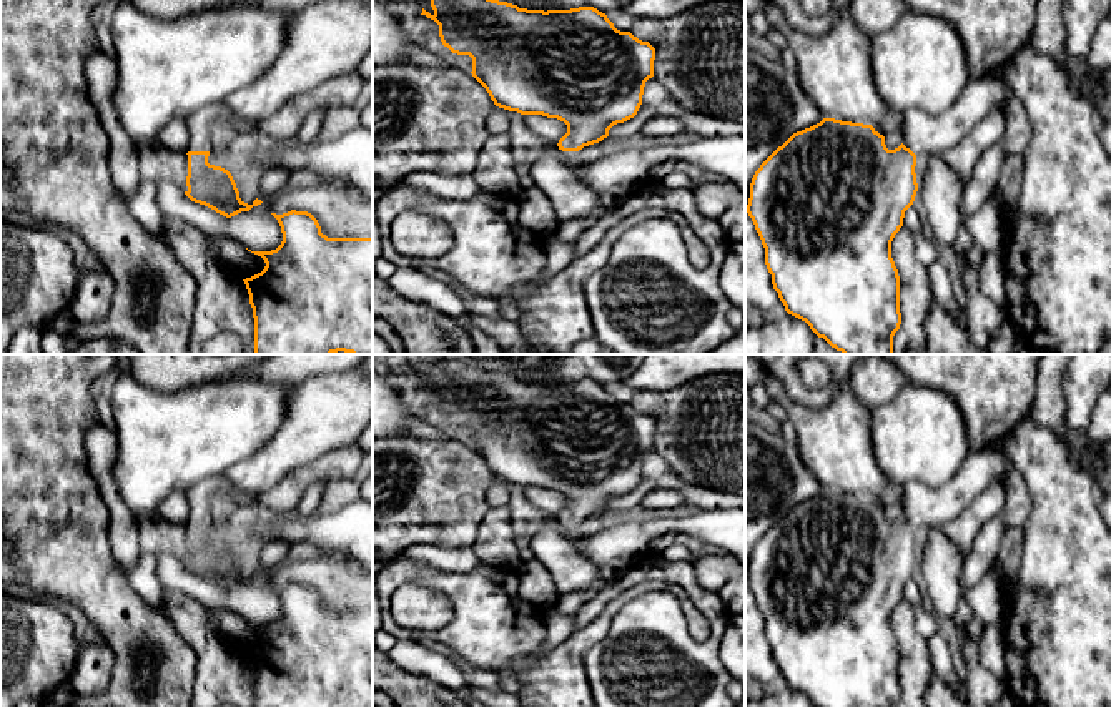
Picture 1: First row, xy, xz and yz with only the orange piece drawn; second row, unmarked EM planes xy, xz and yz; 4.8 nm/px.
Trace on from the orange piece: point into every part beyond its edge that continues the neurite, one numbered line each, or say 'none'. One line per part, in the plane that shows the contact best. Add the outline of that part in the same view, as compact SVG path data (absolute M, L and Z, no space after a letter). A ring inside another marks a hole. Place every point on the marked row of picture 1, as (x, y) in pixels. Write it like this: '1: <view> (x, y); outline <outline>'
1: xy (198, 123); outline M223 103L210 105L185 120L190 131L188 151L210 151L213 148L211 125L215 121L231 123L239 135L249 135L258 130L254 125L231 111Z

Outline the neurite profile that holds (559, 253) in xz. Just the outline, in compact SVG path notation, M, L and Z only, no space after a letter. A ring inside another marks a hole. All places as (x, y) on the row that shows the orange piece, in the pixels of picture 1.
M547 236L546 245L546 266L542 271L544 278L557 274L575 258L574 243L560 241L554 236Z

